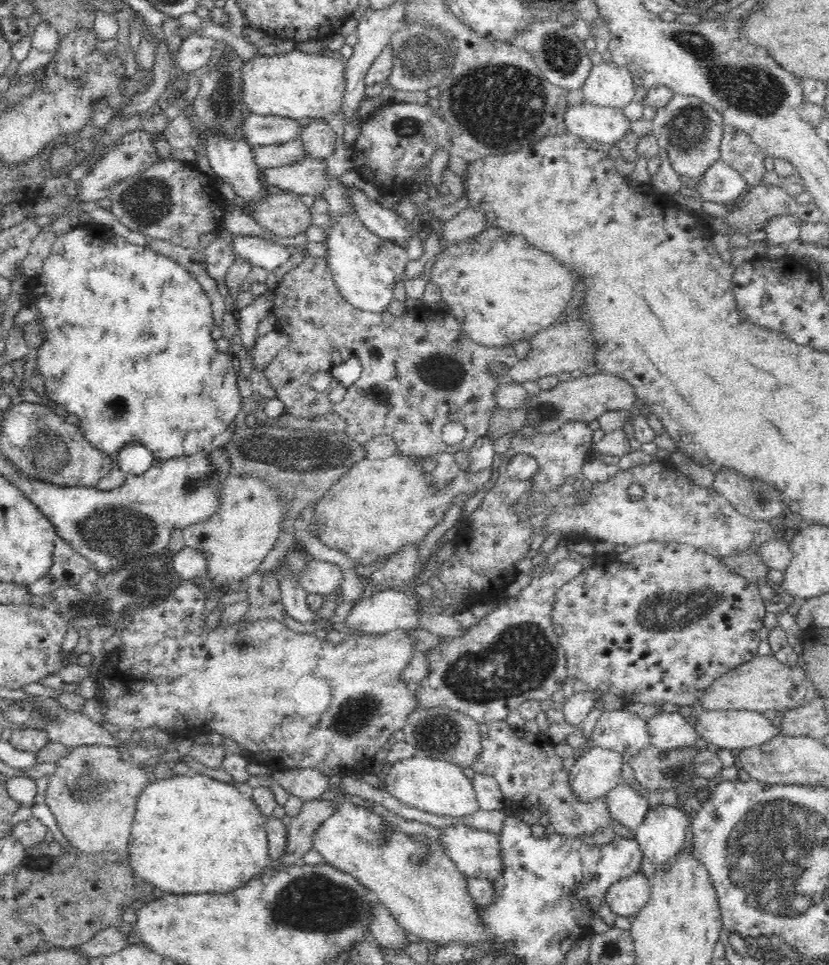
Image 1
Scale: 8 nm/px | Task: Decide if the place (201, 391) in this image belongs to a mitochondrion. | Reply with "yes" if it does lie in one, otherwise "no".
no

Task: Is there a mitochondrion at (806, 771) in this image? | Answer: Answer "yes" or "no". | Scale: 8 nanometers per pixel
yes

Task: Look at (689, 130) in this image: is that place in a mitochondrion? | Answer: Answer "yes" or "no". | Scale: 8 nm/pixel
yes

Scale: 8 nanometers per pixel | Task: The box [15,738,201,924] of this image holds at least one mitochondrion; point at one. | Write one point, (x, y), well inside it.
(90, 774)

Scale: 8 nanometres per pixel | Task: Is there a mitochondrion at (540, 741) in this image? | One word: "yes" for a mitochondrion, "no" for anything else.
no

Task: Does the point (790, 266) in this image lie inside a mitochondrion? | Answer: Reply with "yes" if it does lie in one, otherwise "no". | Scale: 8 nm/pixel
no

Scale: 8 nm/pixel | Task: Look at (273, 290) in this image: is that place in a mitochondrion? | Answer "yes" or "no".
no

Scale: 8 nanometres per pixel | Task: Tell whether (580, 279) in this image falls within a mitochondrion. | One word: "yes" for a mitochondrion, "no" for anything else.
no

